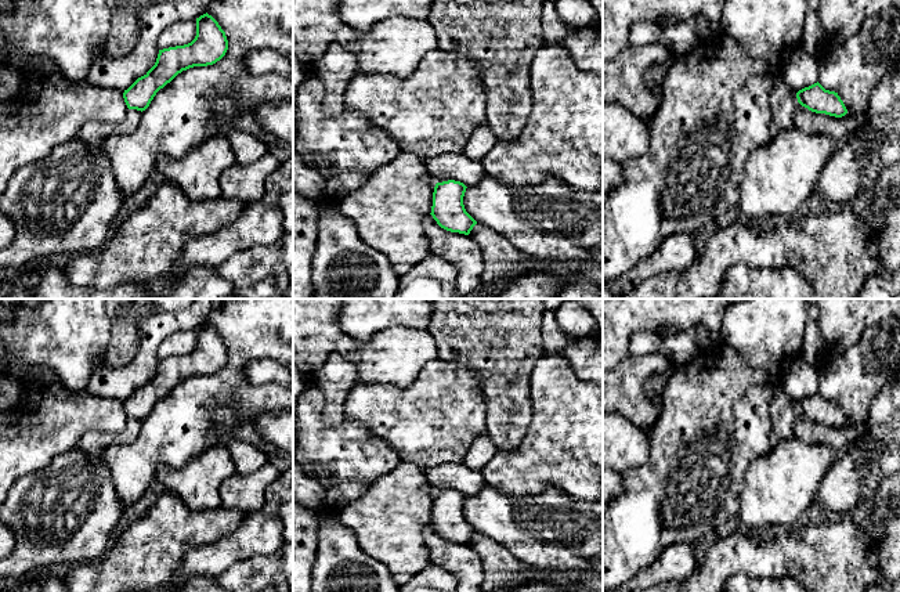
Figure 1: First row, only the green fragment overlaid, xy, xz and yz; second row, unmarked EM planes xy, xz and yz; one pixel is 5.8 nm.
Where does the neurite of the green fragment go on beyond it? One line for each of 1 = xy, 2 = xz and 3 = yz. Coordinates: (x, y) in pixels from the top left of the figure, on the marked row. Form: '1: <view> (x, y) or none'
1: none
2: none
3: none

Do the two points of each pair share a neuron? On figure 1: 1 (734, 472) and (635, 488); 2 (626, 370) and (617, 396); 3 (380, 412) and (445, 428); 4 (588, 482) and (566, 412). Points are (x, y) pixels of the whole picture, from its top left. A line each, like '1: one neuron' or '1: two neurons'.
1: one neuron
2: one neuron
3: one neuron
4: one neuron

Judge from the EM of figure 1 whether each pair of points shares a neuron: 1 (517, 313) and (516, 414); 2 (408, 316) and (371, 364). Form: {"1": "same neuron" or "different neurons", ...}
{"1": "same neuron", "2": "different neurons"}

